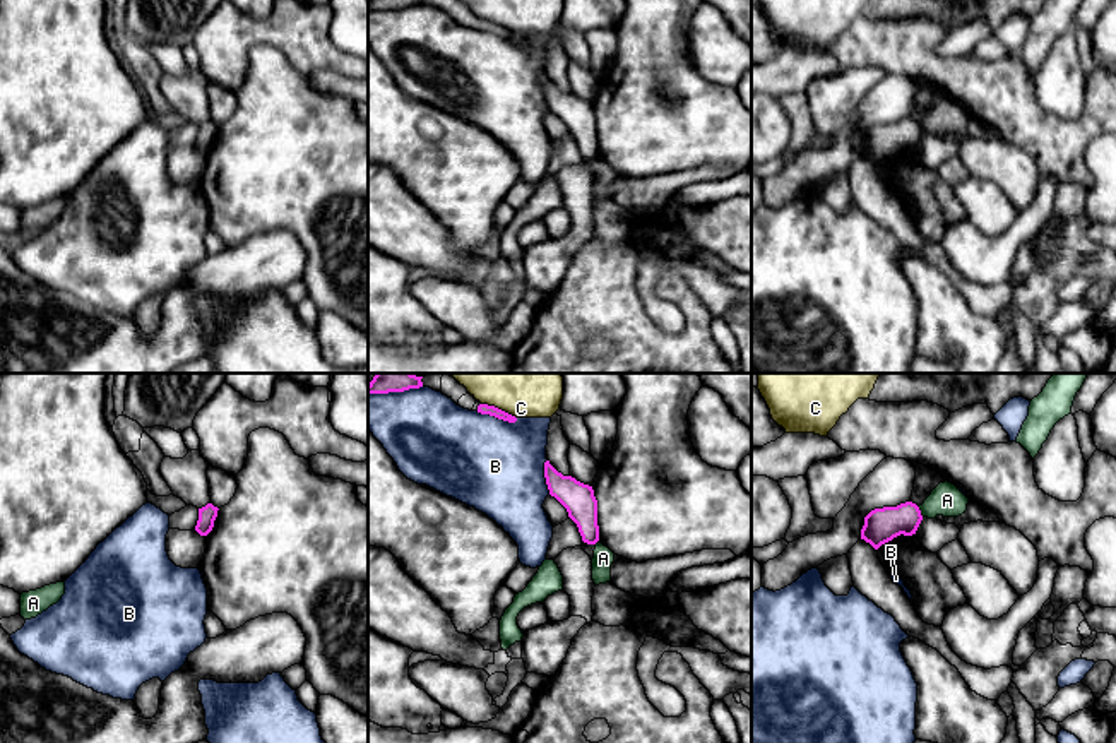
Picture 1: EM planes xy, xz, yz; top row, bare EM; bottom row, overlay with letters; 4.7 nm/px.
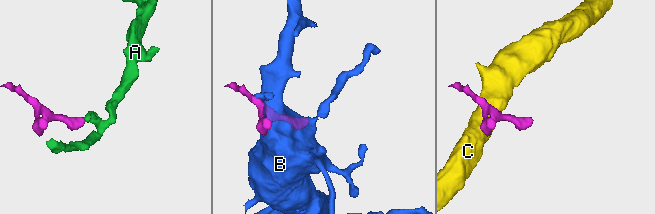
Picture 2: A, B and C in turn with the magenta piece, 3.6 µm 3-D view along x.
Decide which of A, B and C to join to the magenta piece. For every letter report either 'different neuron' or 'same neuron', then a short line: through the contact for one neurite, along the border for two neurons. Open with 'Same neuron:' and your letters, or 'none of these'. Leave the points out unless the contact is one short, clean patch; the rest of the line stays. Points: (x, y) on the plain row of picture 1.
Same neuron: none of these
A: different neuron; line yz (918, 124), (923, 132)
B: different neuron
C: different neuron

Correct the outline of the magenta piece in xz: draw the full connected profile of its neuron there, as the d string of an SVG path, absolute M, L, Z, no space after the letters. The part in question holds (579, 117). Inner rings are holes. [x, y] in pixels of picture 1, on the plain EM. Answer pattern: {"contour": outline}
{"contour": "M549 77L544 79L544 94L549 111L567 125L568 134L577 140L582 158L596 161L599 158L599 142L597 116L592 103L572 92L563 92Z"}

